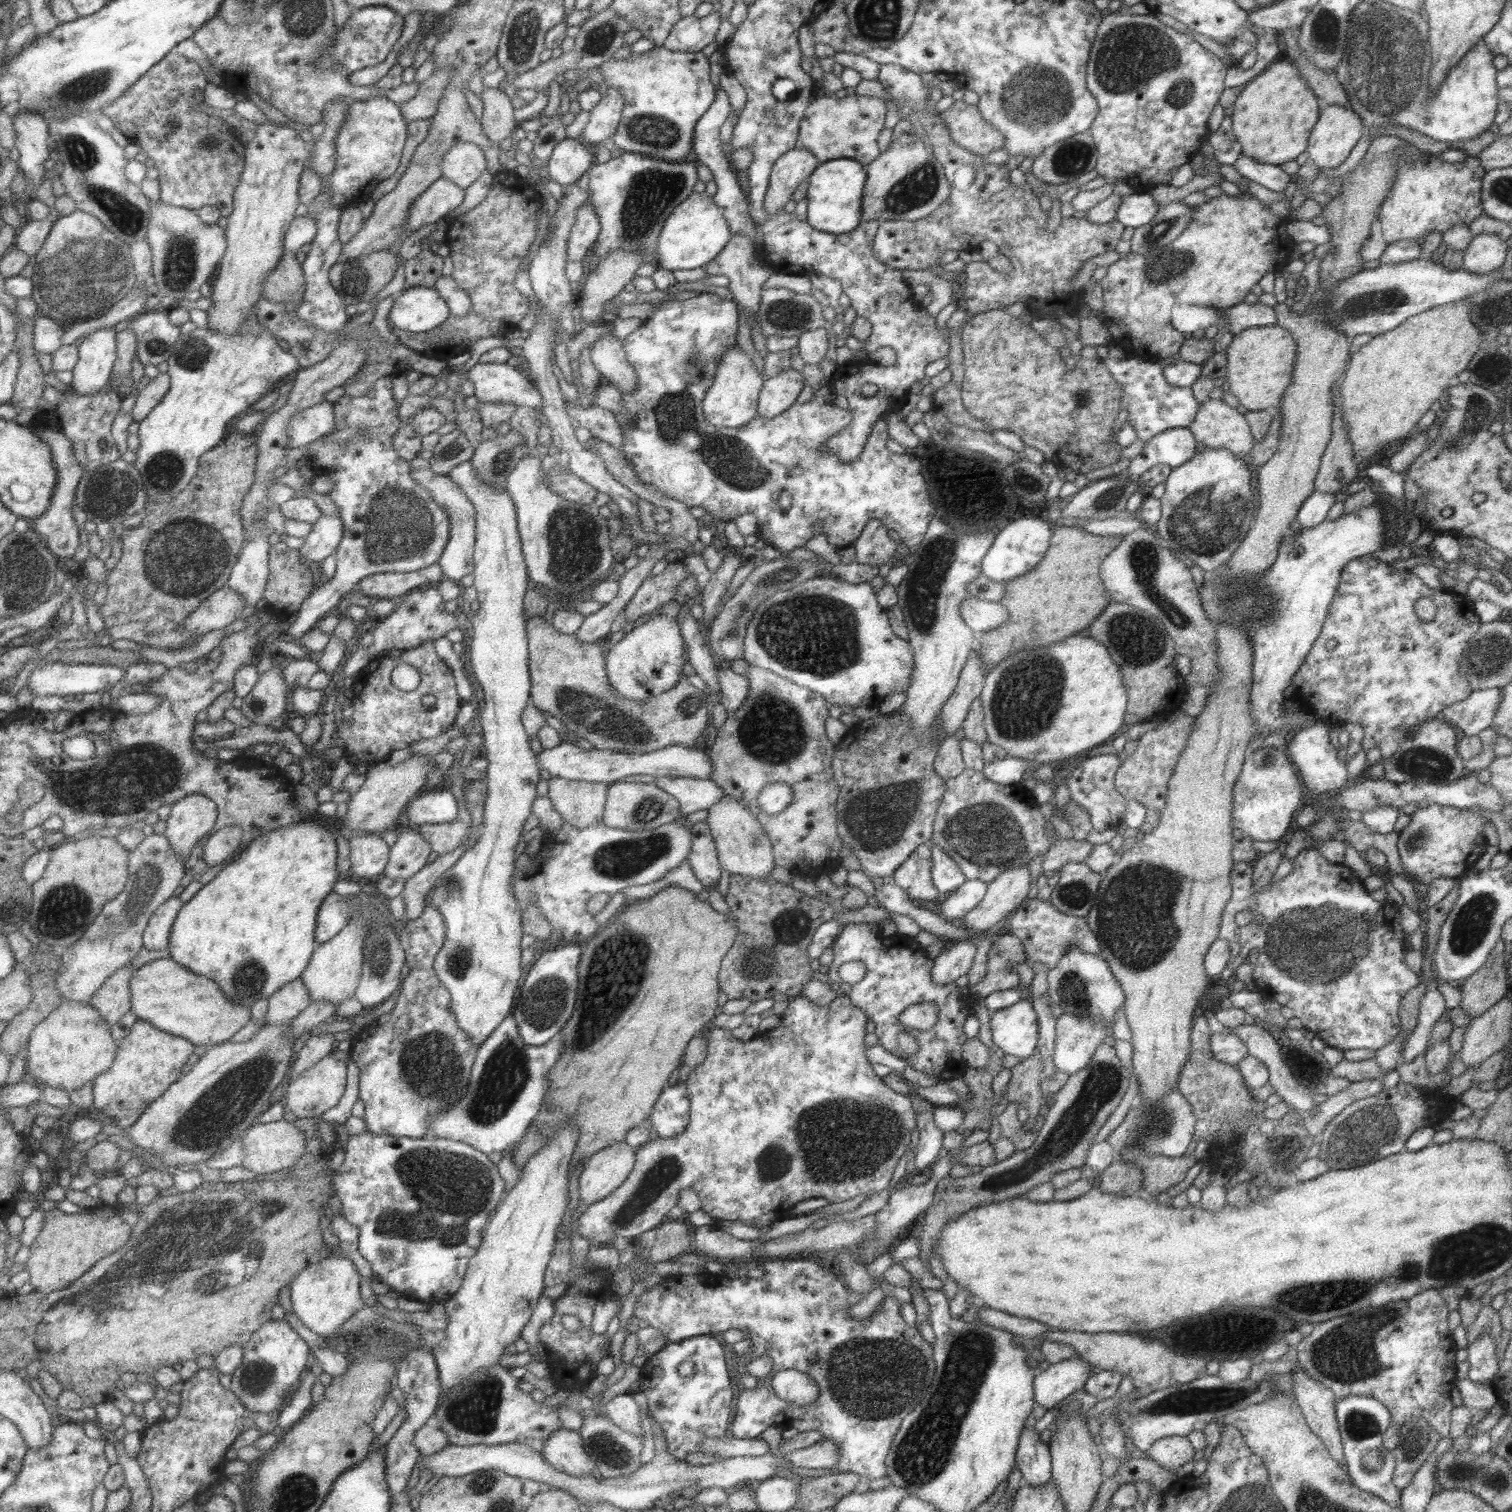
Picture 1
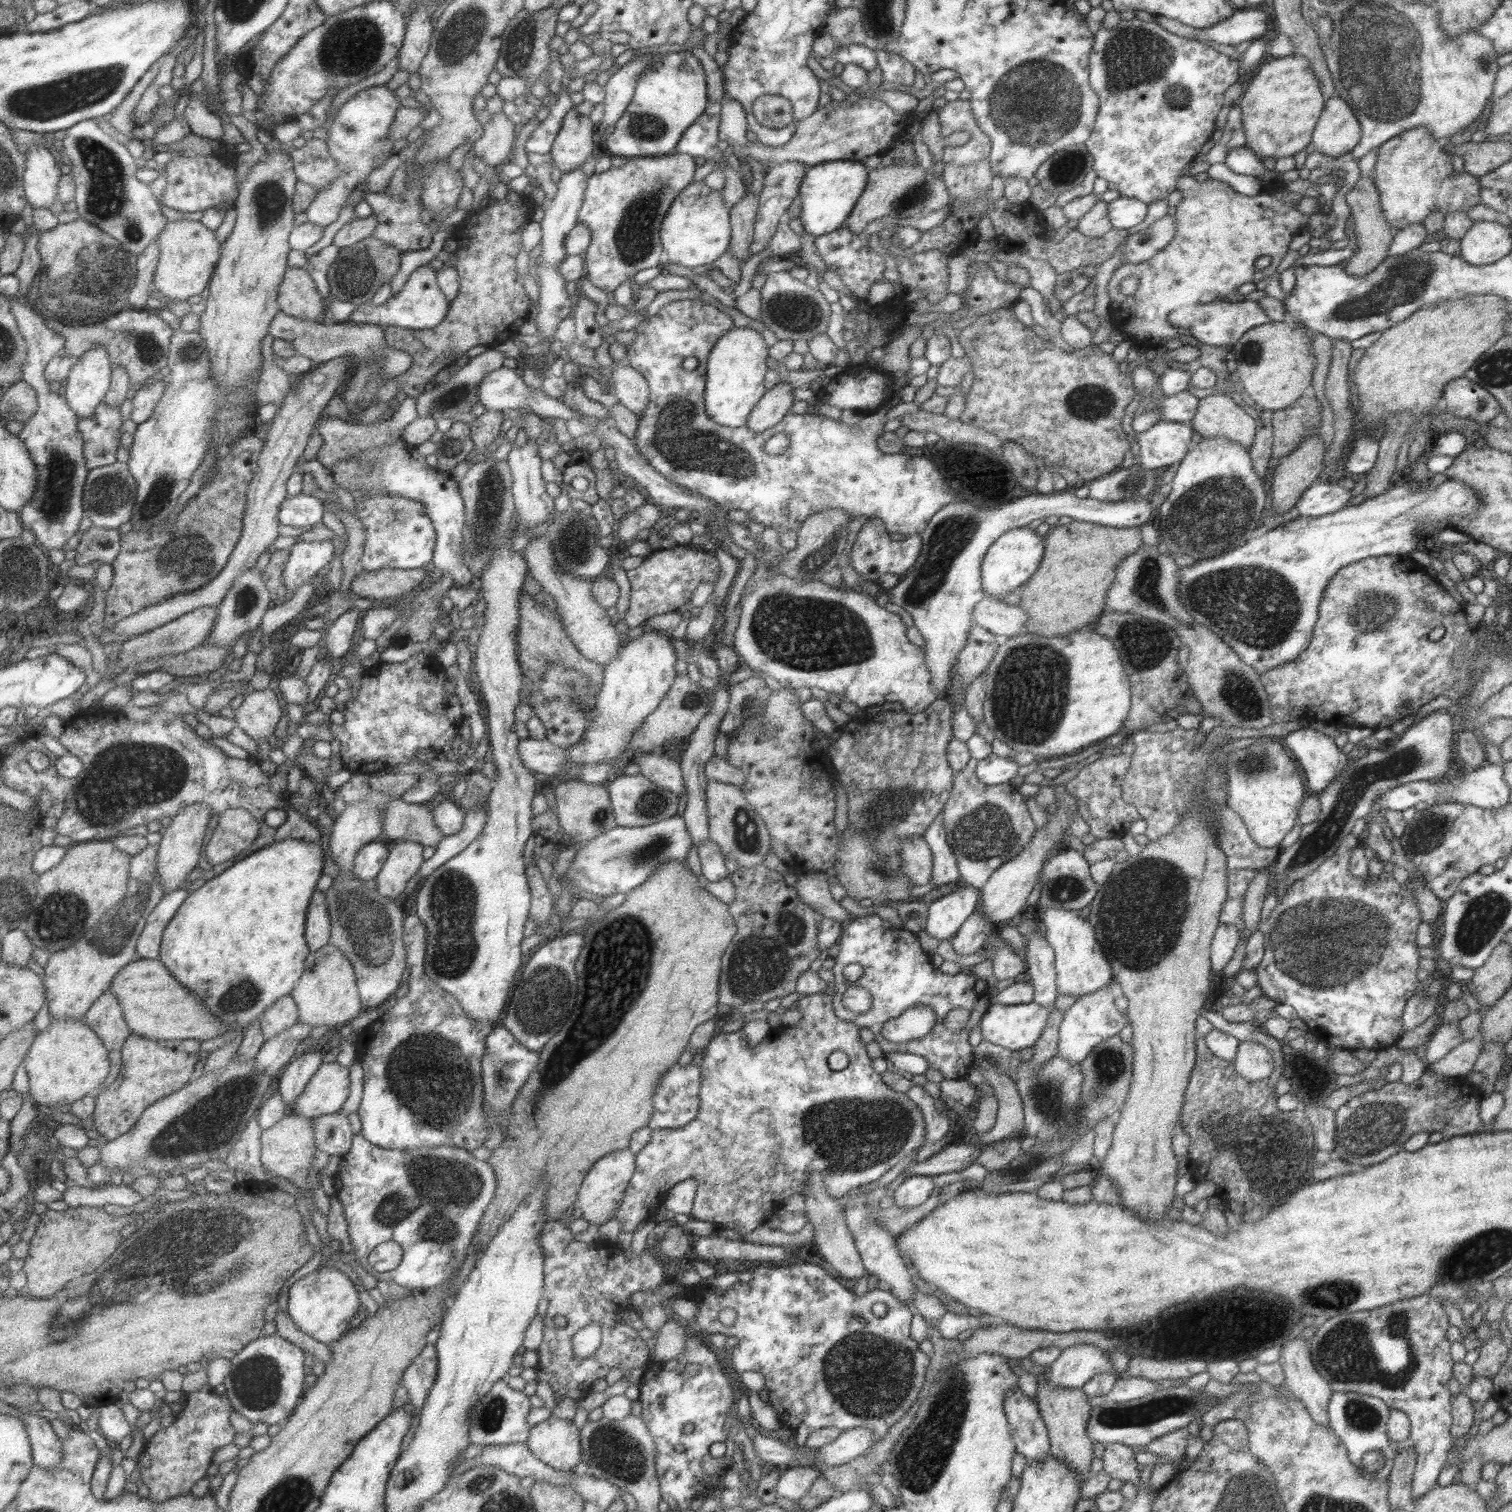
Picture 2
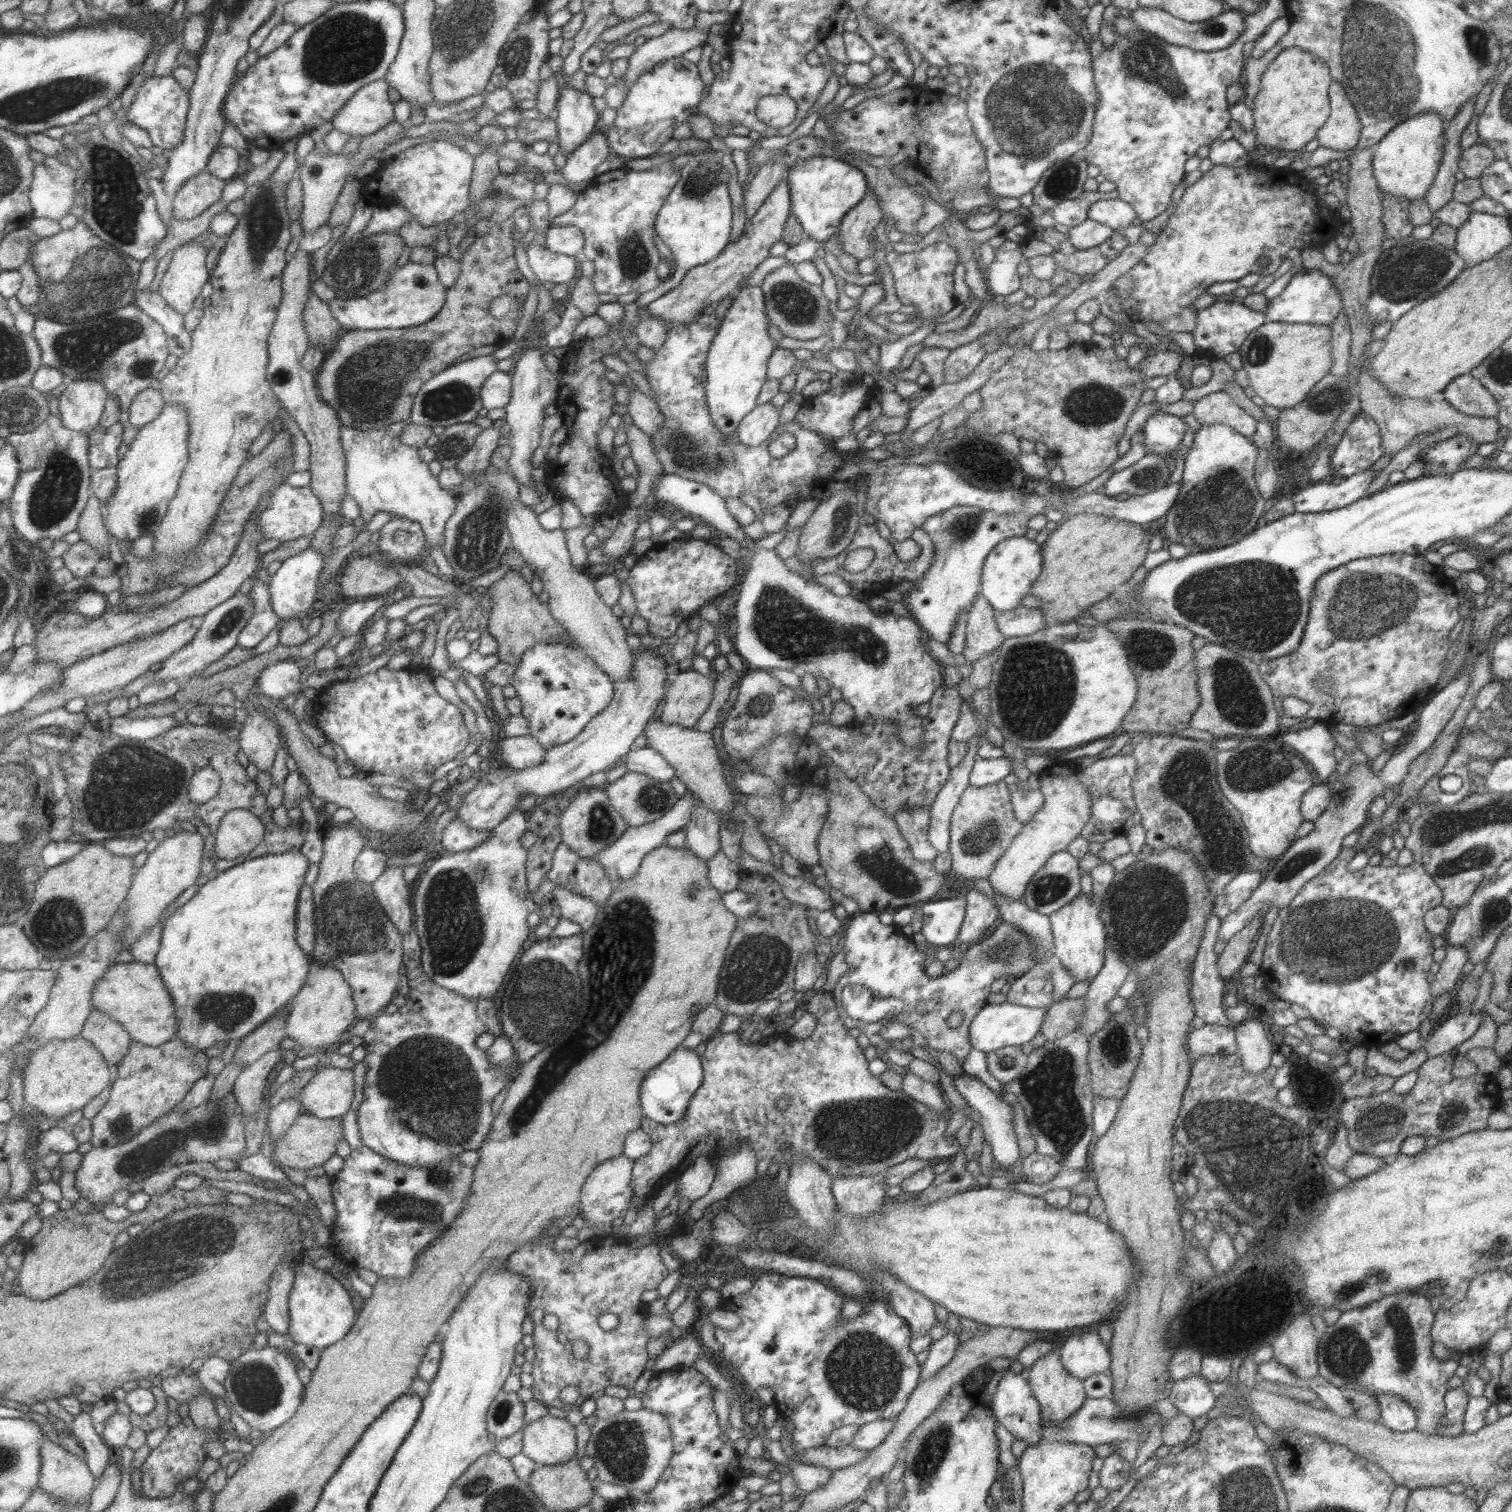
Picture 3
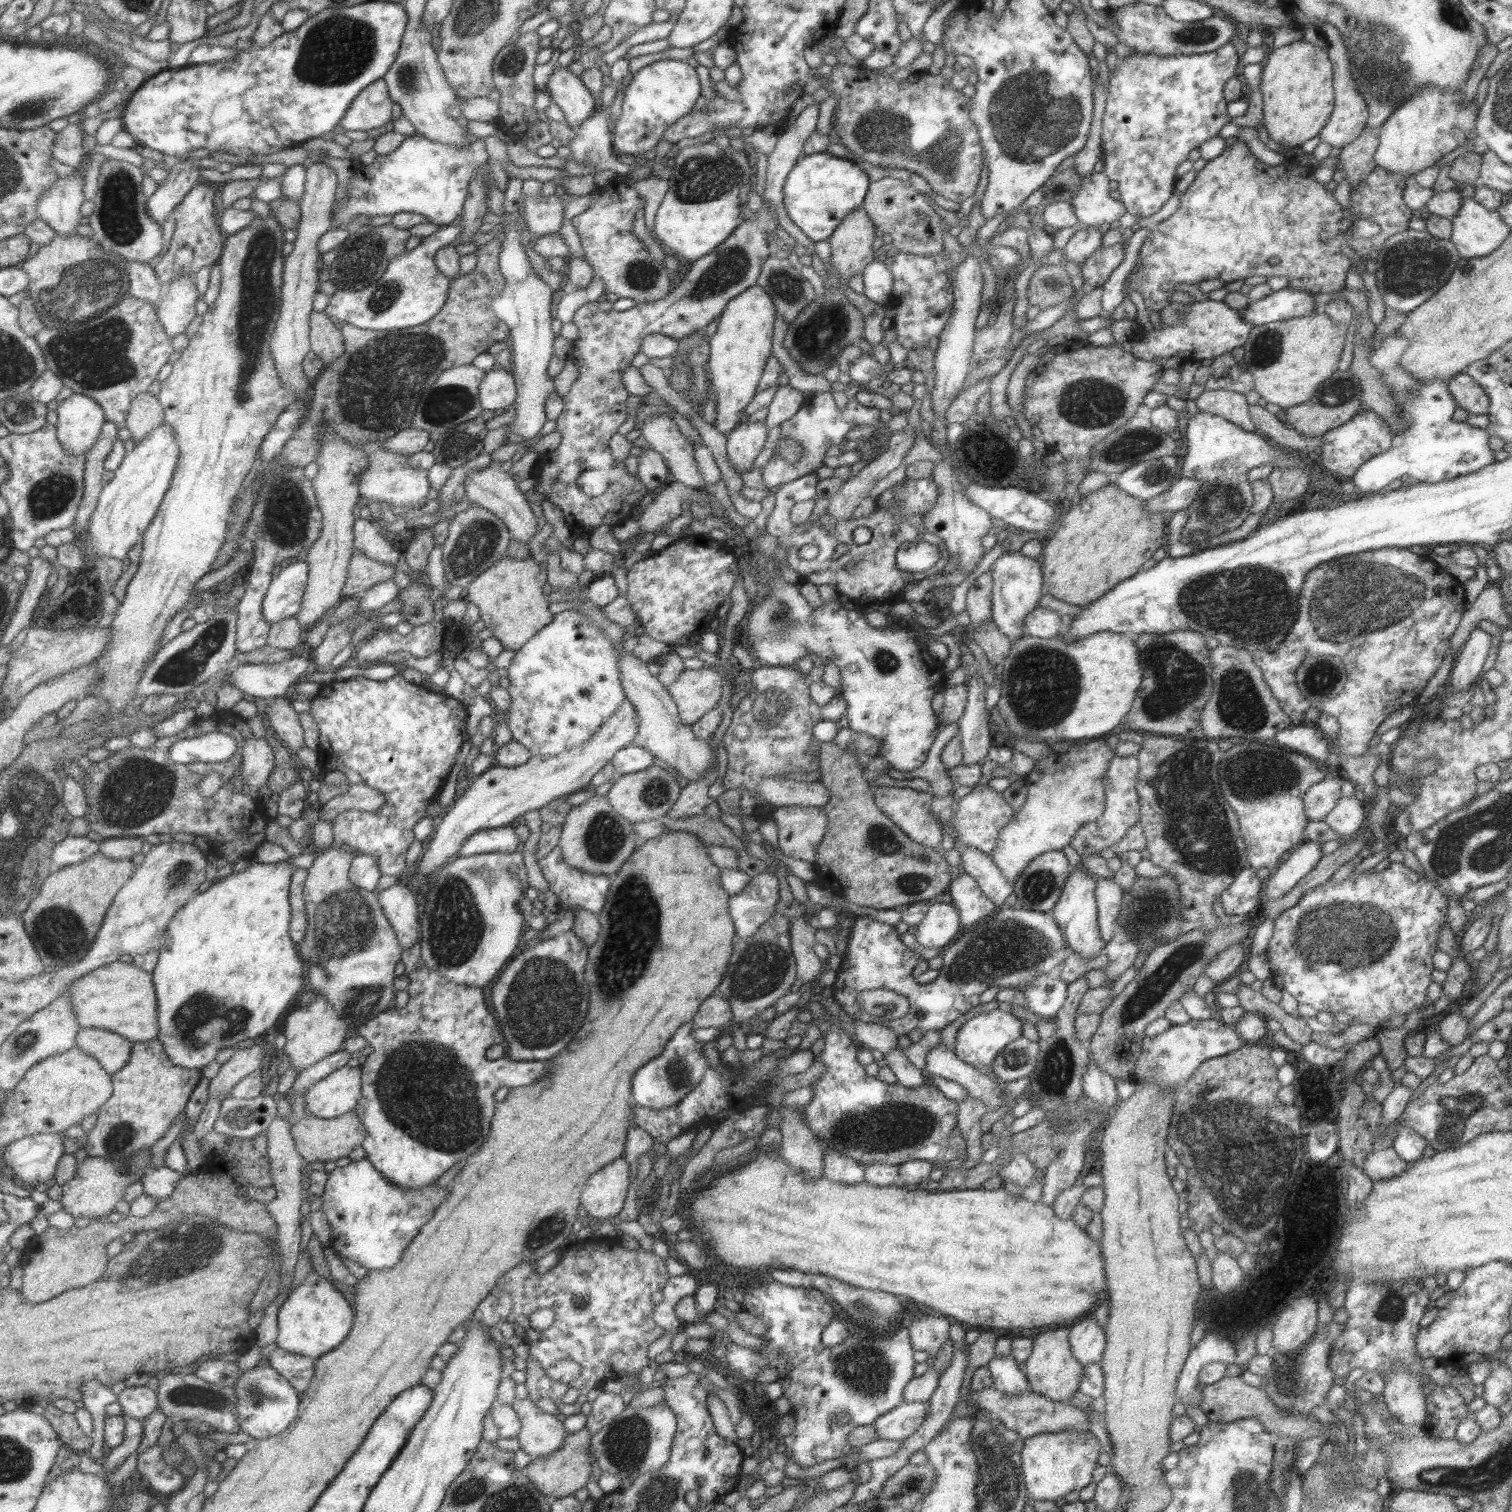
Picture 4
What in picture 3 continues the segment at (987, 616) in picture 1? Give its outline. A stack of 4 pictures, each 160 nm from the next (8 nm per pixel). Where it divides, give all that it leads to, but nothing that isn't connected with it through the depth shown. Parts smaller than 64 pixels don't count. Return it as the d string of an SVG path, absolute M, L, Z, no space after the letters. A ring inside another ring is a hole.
M1019 605L1013 610L994 610L998 631L1005 637L1029 636L1046 626L1043 611Z

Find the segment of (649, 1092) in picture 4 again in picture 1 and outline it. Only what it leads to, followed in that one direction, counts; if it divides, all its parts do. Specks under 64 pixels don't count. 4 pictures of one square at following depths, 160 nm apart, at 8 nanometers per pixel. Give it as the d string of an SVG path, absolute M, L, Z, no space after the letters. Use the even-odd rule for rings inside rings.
M685 1081L666 1084L648 1116L648 1122L661 1138L674 1137L690 1121L690 1102Z

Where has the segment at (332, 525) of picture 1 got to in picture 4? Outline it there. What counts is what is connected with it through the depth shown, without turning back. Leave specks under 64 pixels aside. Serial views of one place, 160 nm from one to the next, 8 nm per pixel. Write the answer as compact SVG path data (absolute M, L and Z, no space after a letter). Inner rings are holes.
M299 559L274 577L263 603L263 614L267 621L275 624L294 617L301 610L308 589L309 573L309 563Z

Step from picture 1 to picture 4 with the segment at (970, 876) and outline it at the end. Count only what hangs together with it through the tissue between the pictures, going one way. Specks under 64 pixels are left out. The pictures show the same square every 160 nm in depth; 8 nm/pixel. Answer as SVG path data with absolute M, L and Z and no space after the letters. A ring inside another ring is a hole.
M985 780L973 785L972 790L956 803L953 811L954 829L962 845L978 848L982 853L990 854L995 848L996 838L1002 826L1013 816L1014 810L1003 799L1001 792L987 786Z

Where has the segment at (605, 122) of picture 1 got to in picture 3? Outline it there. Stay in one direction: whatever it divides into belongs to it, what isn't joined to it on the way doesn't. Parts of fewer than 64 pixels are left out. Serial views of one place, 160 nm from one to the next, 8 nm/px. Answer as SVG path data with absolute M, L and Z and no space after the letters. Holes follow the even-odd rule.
M694 26L681 30L671 28L657 38L647 39L628 58L628 67L620 80L626 80L627 84L619 86L628 89L630 84L638 76L649 70L653 65L659 64L667 58L682 56L684 52L697 46L702 46L707 41L708 33L697 30Z

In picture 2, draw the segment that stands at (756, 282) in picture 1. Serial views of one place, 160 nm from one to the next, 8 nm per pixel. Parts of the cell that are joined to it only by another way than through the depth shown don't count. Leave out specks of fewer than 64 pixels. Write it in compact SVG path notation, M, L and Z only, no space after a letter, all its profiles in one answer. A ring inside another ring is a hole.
M746 192L745 196L728 210L730 212L730 245L727 249L740 264L751 256L748 248L752 241L757 207L758 196Z

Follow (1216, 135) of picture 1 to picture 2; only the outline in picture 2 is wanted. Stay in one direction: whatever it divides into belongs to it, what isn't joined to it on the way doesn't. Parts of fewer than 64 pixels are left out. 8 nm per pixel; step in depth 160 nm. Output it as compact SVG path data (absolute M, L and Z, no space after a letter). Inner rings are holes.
M1237 103L1231 106L1227 115L1227 121L1224 127L1221 128L1221 137L1215 141L1213 147L1207 153L1198 154L1198 160L1208 162L1209 164L1223 162L1228 150L1245 144L1246 138L1241 113Z

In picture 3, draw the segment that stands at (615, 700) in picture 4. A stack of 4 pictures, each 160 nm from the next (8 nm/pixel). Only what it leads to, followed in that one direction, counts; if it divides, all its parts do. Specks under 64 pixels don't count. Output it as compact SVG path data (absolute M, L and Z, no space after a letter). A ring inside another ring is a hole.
M567 636L565 641L570 641L570 643L544 640L529 648L521 656L521 662L514 666L513 676L508 680L508 684L513 686L516 697L520 700L520 715L526 720L528 735L545 749L562 745L577 736L613 698L614 682L605 676L603 670L599 670L595 666L595 661L592 661L582 651L582 648L573 641L571 636Z

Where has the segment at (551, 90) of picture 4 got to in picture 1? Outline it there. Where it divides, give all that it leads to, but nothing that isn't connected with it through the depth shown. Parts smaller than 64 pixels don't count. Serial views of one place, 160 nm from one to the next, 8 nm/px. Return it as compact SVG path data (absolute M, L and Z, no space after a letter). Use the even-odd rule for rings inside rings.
M581 138L560 140L551 151L545 163L546 177L564 188L577 182L577 179L594 163L590 147L581 142Z

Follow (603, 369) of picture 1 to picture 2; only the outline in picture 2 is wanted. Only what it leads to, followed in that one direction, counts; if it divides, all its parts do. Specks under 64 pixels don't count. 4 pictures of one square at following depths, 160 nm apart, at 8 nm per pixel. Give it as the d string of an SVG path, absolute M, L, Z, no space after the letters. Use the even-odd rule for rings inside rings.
M613 360L615 366L609 368L611 375L607 377L612 382L612 392L618 404L624 405L633 414L639 416L647 407L648 385L634 368L625 361Z

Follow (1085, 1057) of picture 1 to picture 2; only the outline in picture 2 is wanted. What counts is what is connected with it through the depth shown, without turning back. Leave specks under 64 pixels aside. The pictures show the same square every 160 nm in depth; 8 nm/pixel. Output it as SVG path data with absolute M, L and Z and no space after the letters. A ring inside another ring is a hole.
M1111 977L1105 986L1077 998L1074 1004L1063 1012L1063 1019L1058 1028L1057 1055L1065 1060L1080 1063L1094 1046L1106 1038L1117 1035L1123 1026L1127 1026L1126 1014L1114 1006L1116 999L1113 996L1113 988L1117 984L1117 979Z

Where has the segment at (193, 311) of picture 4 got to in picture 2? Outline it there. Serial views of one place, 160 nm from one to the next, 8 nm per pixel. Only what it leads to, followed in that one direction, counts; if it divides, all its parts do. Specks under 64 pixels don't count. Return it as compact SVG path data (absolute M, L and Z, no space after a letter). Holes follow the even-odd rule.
M168 221L157 242L161 245L161 260L156 270L155 288L177 302L185 302L191 296L201 294L215 274L222 257L223 243L215 238L215 232L199 221Z

